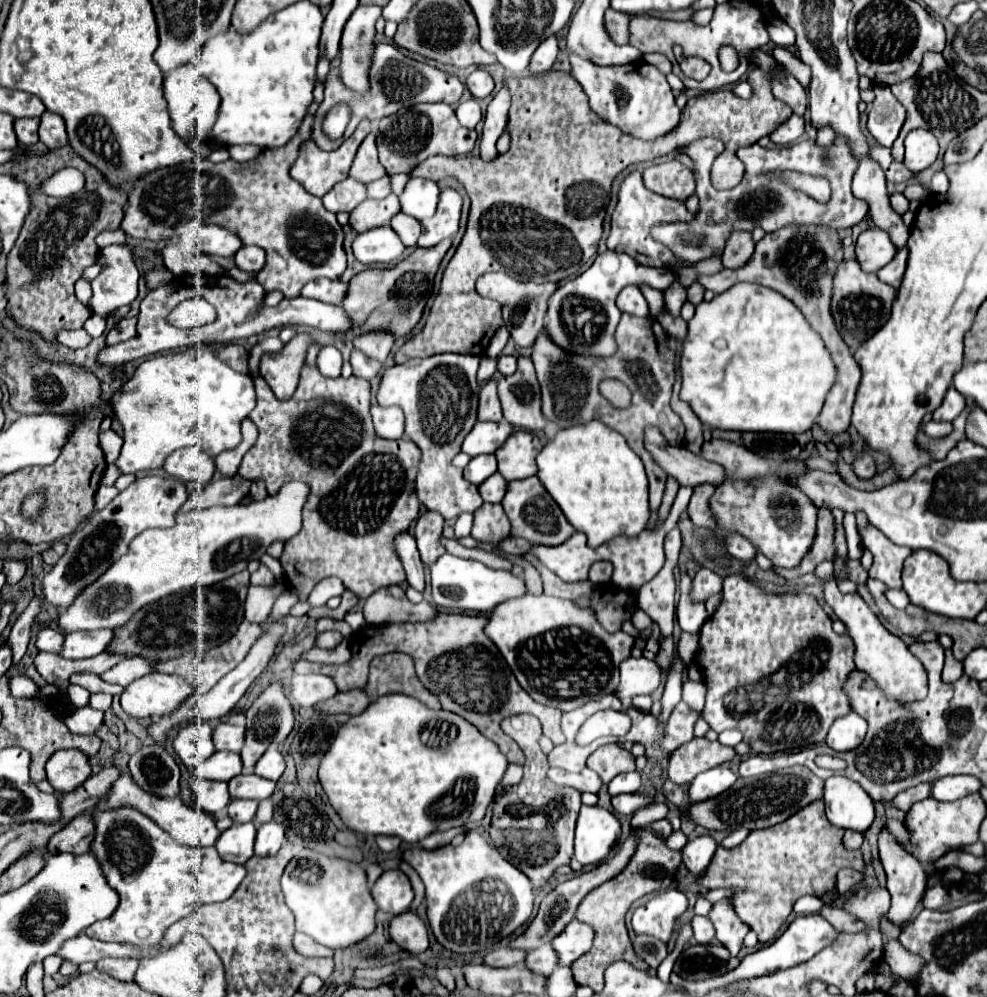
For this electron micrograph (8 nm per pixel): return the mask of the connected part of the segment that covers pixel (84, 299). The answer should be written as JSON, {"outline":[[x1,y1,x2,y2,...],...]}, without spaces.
{"outline":[[82,278,79,279,75,284,75,294,79,301,88,305,92,297,92,289,90,282]]}

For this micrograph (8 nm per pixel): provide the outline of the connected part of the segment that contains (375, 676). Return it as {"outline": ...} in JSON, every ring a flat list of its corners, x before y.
{"outline":[[387,653,375,657,371,663,371,677,365,691,371,697,379,697,385,693,403,693,419,699,431,709,441,709,439,699,431,691,427,691,417,679,413,659,405,653]]}

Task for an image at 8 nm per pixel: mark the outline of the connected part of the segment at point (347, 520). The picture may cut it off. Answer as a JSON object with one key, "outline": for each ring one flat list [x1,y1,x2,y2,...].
{"outline":[[305,363,299,387,289,401,279,401,259,375,253,375,253,385,257,391,257,407,247,419,257,425,259,439,239,465,241,477,261,477,267,483,269,495,275,495,281,483,287,483,289,479,301,479,311,485,311,497,303,511,303,529,285,543,285,551,279,559,285,569,285,579,299,591,301,601,305,601,309,591,325,577,339,577,345,589,357,593,363,601,381,587,403,583,405,571,393,551,393,537,399,531,409,529,419,515,415,475,421,461,421,449,411,439,387,441,377,437,369,415,369,381,361,377,351,375,349,379,329,379,323,377,317,367]]}

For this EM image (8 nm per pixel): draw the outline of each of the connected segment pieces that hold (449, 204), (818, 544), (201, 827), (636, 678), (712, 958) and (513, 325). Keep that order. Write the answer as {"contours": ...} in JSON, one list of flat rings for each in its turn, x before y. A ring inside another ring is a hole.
{"contours":[[[441,187,435,215,431,219,421,221,423,231,417,241,417,247,433,247,443,239,453,237,459,229,461,205,463,205,463,199,453,187]],[[821,509,819,519,817,519,817,539,813,543,813,551,809,551,809,555,805,557,805,563,801,563,801,567,791,569,791,571,781,571,781,569,775,569,775,571,779,575,783,575,785,579,793,579,793,577,799,577,803,573,813,571,823,561,833,561,835,557,837,557,837,551,835,551,835,519,833,519,829,509]],[[119,769,119,777,115,779,115,783,109,789,109,803,97,807,99,811,109,811,109,809,119,809,119,807,133,807,139,813,147,815,151,821,155,821,161,829,169,831,169,835,173,835,173,839,177,839,181,845,189,845,189,847,211,847,215,845,219,831,215,827,215,819,213,815,205,815,205,811,197,811,185,803,181,803,179,797,171,797,171,799,159,799,157,795,151,795,147,791,143,791,133,777,129,775,129,771]],[[629,657,621,663,621,679,615,689,615,697,621,701,635,695,651,695,661,685,663,669,645,657]],[[691,945,691,947,687,947,687,949,681,951,679,959,675,961,673,971,679,977,683,977,683,979,703,981,703,979,711,979,711,977,725,975,725,973,733,971,737,965,739,965,739,959,737,957,731,957,729,951,725,947,721,947,721,945]],[[487,273,477,279,477,291,483,297,491,297,501,303,505,327,519,347,531,347,531,343,543,331,545,311,549,305,549,297,555,293,555,289,557,289,557,283,531,283,531,281,521,283,505,273]]]}

